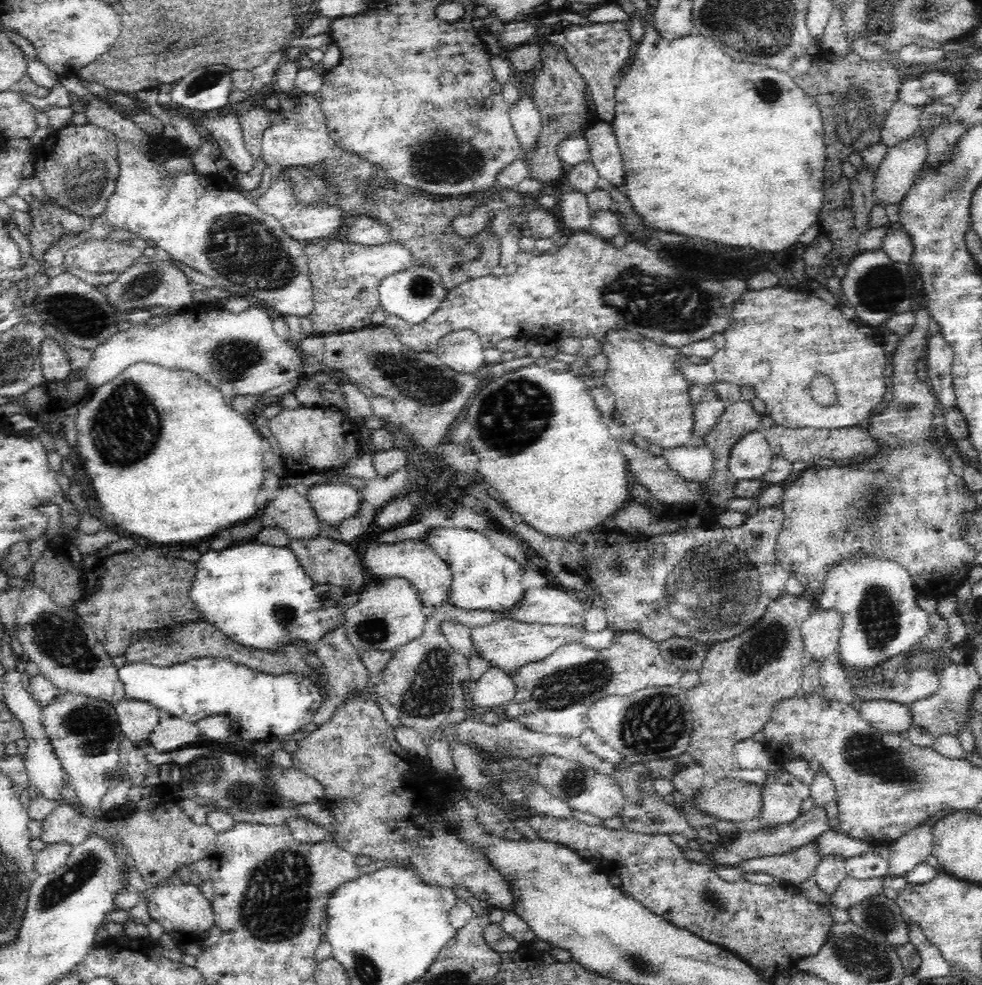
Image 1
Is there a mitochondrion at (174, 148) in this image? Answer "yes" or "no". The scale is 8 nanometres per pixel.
no

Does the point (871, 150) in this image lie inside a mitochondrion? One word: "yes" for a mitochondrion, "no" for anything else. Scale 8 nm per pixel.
yes

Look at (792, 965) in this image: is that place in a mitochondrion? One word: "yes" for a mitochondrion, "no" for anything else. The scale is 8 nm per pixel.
no

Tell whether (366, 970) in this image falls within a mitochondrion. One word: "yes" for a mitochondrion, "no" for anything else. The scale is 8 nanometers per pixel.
yes

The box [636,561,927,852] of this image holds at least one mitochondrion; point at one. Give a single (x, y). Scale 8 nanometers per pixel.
(878, 613)

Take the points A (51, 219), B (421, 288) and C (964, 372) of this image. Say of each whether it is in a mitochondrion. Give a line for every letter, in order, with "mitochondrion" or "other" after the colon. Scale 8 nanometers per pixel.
A: mitochondrion
B: mitochondrion
C: other

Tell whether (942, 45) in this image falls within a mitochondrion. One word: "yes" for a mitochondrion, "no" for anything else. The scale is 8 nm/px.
no

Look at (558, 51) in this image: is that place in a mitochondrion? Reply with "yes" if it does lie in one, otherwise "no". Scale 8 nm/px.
no

